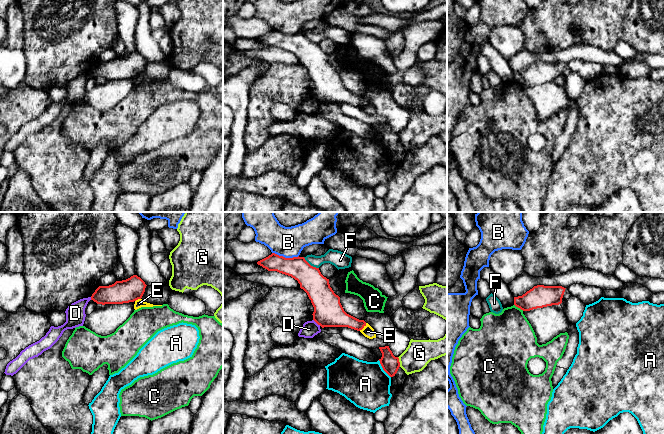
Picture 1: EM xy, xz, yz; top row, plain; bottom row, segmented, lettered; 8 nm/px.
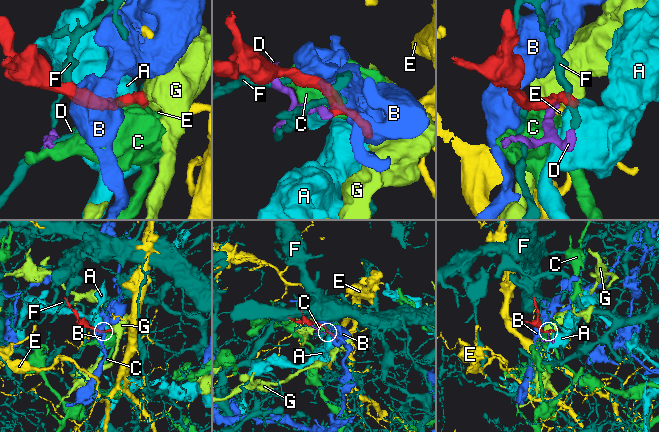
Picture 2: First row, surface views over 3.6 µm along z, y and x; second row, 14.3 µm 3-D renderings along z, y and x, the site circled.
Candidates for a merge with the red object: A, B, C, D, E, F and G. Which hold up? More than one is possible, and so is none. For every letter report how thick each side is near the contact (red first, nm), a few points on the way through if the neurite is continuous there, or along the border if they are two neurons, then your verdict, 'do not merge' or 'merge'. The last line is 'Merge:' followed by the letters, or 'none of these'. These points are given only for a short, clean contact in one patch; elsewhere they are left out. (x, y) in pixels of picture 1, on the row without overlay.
A: 140 nm thick on the red side, 360 nm on the other; border along xz (378, 136), (382, 145), (390, 153); do not merge
B: 180 nm thick on the red side, 240 nm on the other; do not merge
C: 180 nm thick on the red side, 400 nm on the other; border along yz (514, 80), (523, 86); do not merge
D: 240 nm thick on the red side, 130 nm on the other; border along xz (313, 95), (320, 101); do not merge
E: 180 nm thick on the red side, 90 nm on the other; border along xz (366, 99), (359, 106); do not merge
F: 200 nm thick on the red side, 140 nm on the other; border along xz (303, 33), (311, 41), (318, 44); do not merge
G: 140 nm thick on the red side, 220 nm on the other; border along xz (397, 133), (400, 142); do not merge
Merge: none of these

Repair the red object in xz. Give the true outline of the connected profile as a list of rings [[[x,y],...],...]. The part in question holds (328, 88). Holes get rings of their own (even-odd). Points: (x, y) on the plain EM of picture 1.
[[[272,29],[257,40],[268,47],[277,47],[297,56],[314,83],[313,96],[322,104],[348,103],[360,107],[366,102],[364,96],[344,87],[340,73],[330,63],[329,55],[321,50],[319,44],[311,42],[304,33],[285,34]]]

